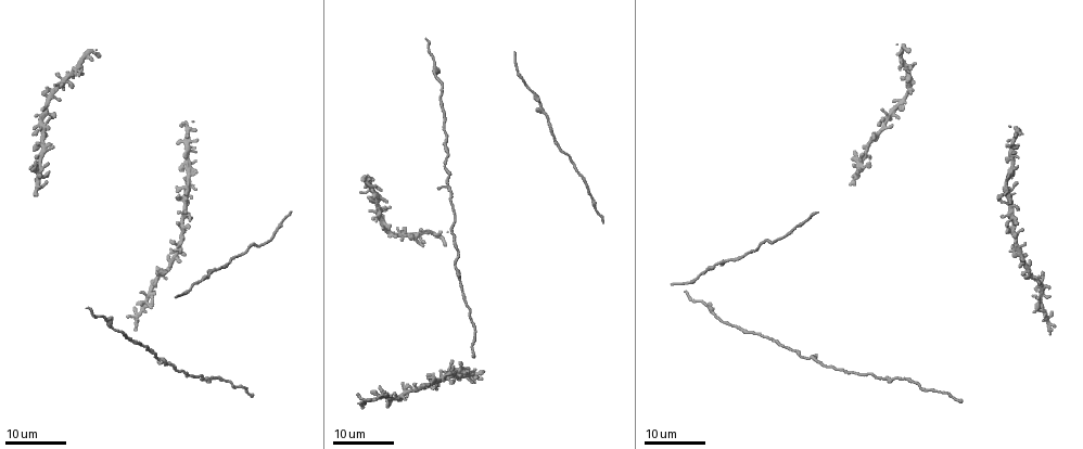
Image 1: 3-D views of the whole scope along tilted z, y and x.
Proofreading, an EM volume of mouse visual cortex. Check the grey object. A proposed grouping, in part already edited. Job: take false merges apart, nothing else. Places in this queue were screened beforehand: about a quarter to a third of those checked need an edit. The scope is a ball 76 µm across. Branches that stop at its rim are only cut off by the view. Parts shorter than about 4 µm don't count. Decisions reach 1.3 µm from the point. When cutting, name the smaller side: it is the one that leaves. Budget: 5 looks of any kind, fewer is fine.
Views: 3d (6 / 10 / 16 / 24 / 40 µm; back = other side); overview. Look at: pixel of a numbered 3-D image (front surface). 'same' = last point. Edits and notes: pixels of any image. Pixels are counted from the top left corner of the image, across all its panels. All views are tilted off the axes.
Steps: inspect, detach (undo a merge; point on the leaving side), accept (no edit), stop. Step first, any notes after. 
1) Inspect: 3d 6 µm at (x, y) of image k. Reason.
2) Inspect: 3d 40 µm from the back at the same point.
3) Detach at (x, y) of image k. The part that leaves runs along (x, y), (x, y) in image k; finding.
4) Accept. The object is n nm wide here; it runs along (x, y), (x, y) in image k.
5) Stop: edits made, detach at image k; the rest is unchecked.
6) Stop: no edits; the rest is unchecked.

Inspect: 3d 16 µm at (156, 279) of image 1. Four or more arms meet.

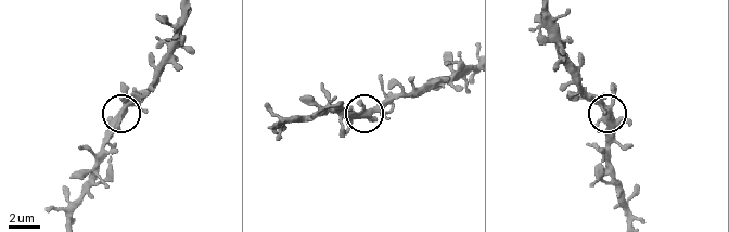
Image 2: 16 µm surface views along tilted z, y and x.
Inspect: 3d 10 µm at (608, 117) of image 2.

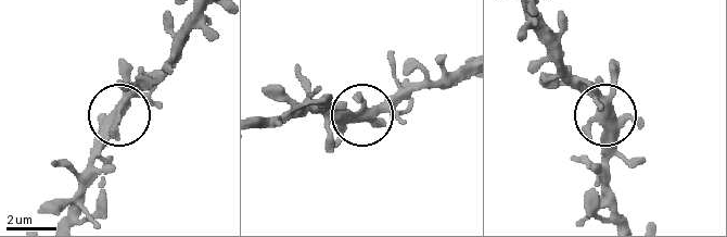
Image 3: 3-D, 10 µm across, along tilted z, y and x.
Accept. 4 arms meet here; it runs along (118, 116), (105, 147), (90, 163) in image 3; continuous, no second neuron.

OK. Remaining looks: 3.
Inspect: 3d 24 µm at (145, 304) of image 1.

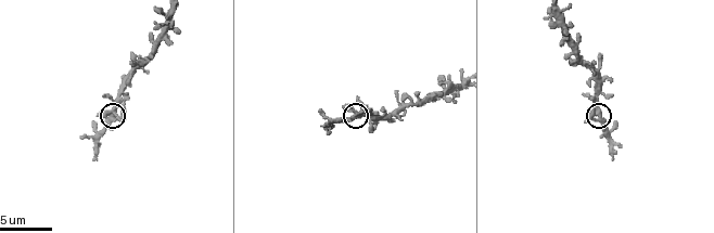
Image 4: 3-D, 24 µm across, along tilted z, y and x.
Inspect: 3d 10 µm at (355, 114) of image 4.

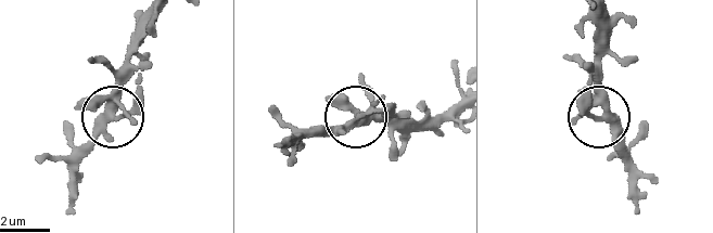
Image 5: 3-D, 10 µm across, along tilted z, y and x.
Accept. 5 arms meet here; it runs along (424, 119), (345, 123), (302, 131) in image 5; all the same neuron.

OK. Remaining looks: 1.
Stop: no edits; the rest is unchecked.

